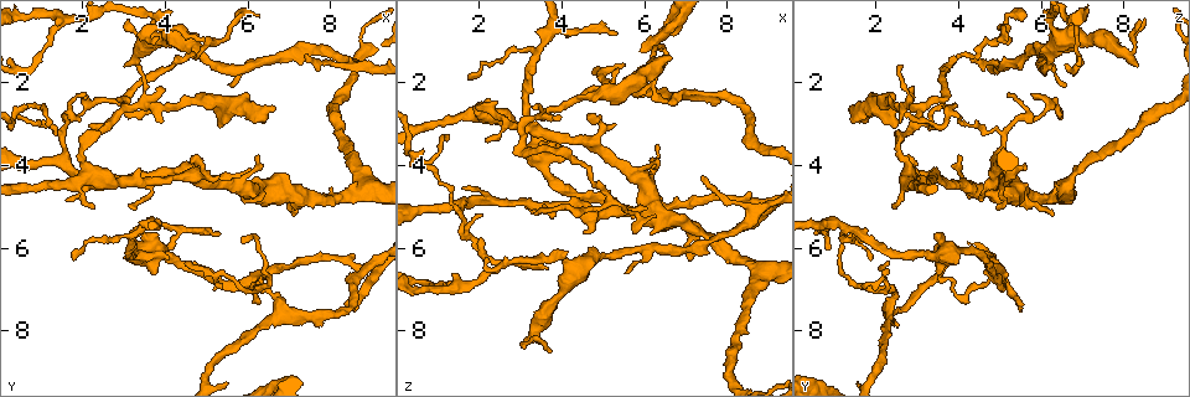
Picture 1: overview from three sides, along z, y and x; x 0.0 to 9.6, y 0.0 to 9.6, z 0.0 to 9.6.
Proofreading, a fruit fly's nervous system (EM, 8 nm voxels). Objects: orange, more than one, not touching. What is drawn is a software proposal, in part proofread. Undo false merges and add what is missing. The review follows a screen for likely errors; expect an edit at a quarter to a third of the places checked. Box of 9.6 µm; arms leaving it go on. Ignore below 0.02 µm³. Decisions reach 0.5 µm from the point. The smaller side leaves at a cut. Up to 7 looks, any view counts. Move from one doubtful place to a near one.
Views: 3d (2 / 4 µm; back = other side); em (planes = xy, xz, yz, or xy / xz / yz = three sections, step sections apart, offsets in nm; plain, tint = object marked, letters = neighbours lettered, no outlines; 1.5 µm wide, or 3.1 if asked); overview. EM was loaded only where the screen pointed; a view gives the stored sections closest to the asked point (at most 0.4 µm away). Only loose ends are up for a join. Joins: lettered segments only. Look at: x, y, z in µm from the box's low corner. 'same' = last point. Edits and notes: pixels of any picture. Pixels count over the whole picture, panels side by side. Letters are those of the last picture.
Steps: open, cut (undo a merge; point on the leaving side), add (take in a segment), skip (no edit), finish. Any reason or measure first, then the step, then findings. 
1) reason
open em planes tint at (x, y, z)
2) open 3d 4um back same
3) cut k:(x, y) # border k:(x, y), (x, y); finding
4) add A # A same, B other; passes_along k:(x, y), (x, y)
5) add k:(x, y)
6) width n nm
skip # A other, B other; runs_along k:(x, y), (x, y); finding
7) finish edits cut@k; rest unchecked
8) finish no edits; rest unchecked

open em planes letters at (6.15, 3.80, 4.05)

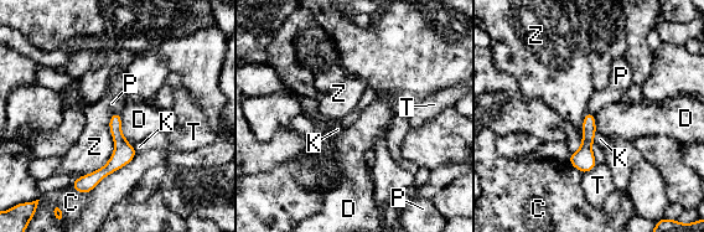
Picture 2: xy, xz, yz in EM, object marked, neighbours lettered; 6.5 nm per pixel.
longest_contact Z 500 nm
skip # C other, D other, K other, P other, T other, Z other; border 2:(113, 113), (114, 151), (76, 179); no lettered segment goes on from it

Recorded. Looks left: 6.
branch stops here
open 3d 4um at (3.65, 2.75, 6.55)

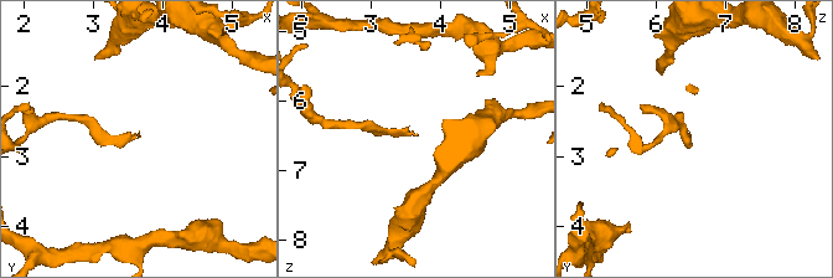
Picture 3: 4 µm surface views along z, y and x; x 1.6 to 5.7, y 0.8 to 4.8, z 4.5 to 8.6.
open em yz step 4 tint at (3.65, 2.75, 6.55)

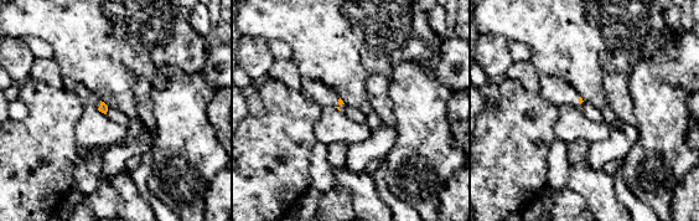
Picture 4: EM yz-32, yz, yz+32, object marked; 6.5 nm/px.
open em xz step 4 letters same

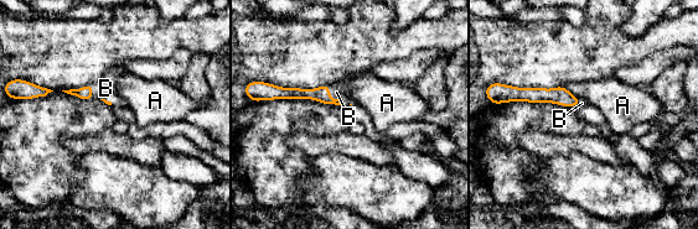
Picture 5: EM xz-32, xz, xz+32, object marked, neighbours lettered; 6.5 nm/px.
add B # A other, B same; passes_along 5:(321, 94), (334, 99), (336, 92); it goes on there

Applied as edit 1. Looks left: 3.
branch stops here
open em planes letters at (6.65, 2.65, 1.35)

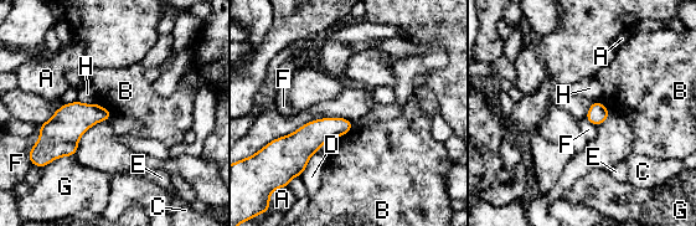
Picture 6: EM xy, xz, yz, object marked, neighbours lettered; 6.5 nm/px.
skip # A other, B other, C other, D other, E other, F other, G other, H other; border 6:(40, 126), (40, 138), (31, 148); no lettered segment goes on from it

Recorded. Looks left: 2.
finish edits add@5; rest unchecked

